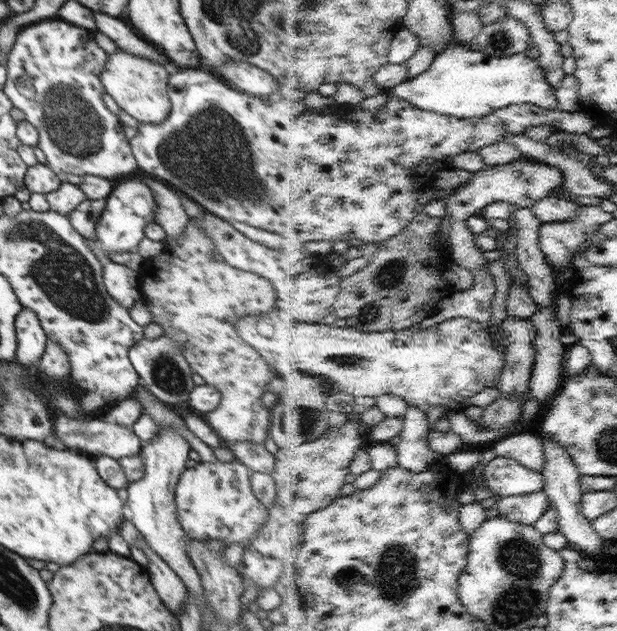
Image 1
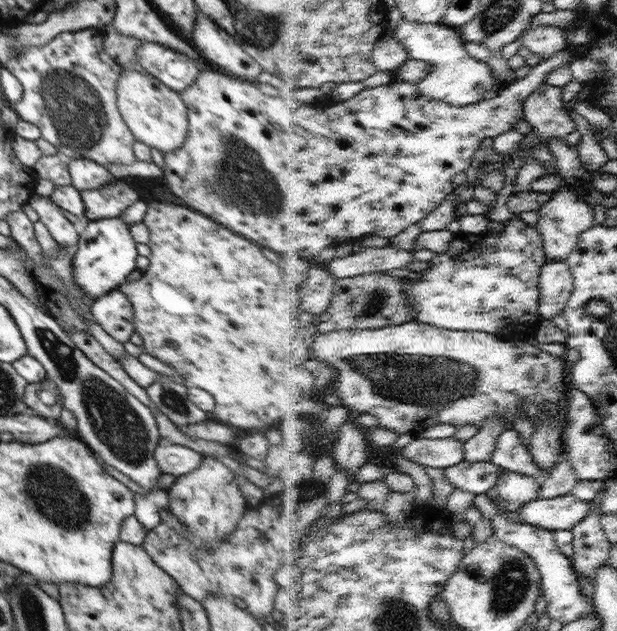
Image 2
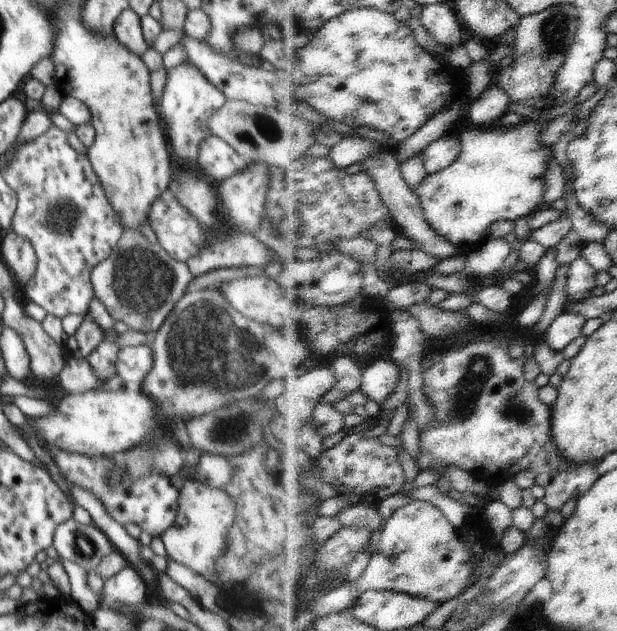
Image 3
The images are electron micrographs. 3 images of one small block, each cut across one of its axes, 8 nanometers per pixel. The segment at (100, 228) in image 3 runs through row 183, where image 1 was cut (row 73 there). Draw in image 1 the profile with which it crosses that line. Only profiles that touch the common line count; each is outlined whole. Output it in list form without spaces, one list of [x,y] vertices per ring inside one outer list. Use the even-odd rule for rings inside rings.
[[[54,16],[19,29],[14,46],[6,58],[8,75],[2,90],[12,106],[24,112],[25,122],[32,124],[39,132],[37,146],[43,150],[47,165],[61,180],[66,178],[67,174],[116,180],[118,176],[130,174],[136,168],[136,159],[124,133],[125,126],[102,98],[106,90],[100,80],[100,73],[108,57],[109,54],[96,44],[92,29],[76,26]]]

